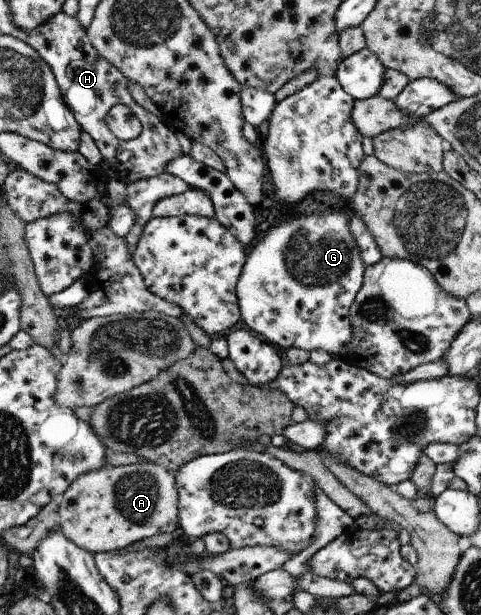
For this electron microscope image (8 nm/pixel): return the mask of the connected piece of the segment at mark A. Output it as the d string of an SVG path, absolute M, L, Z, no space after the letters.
M151 462L111 468L104 465L99 470L79 476L58 499L59 526L77 546L93 554L115 552L156 534L173 532L179 527L179 494L175 482L173 471Z

